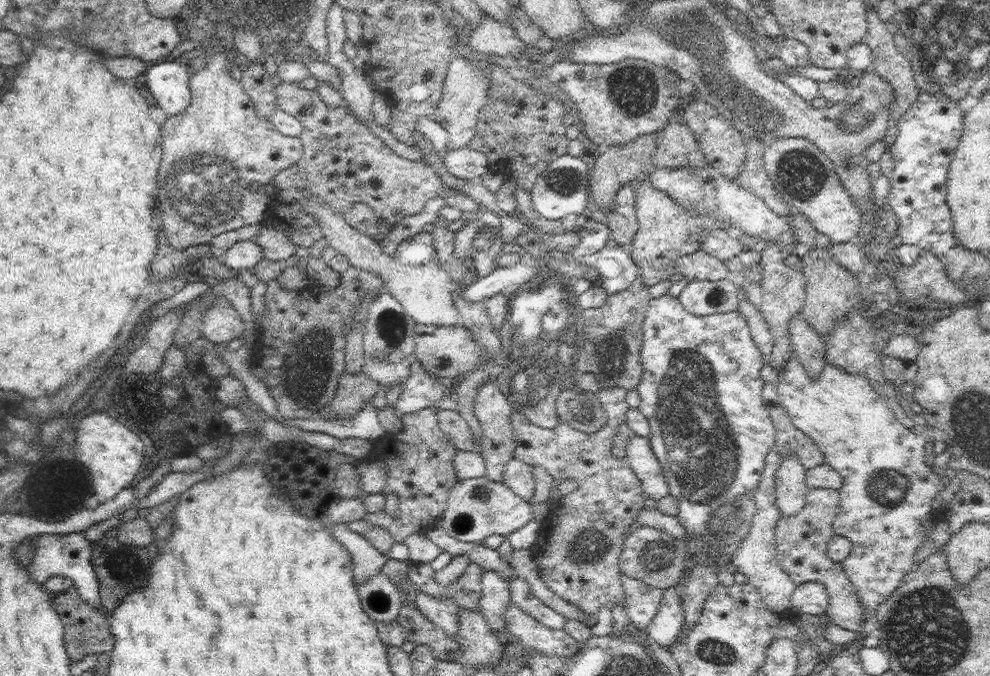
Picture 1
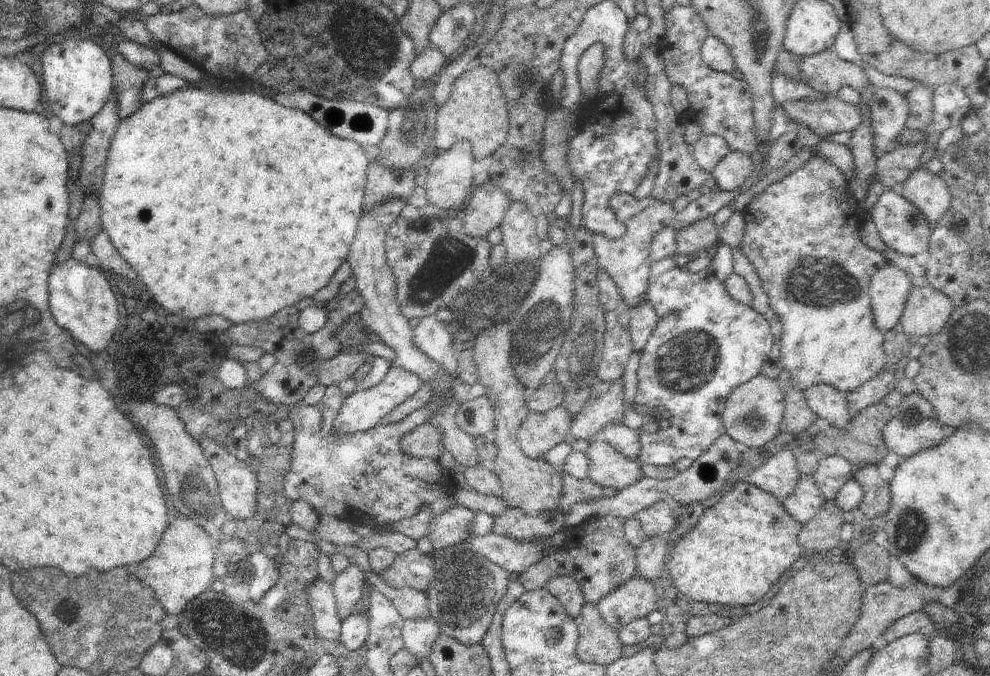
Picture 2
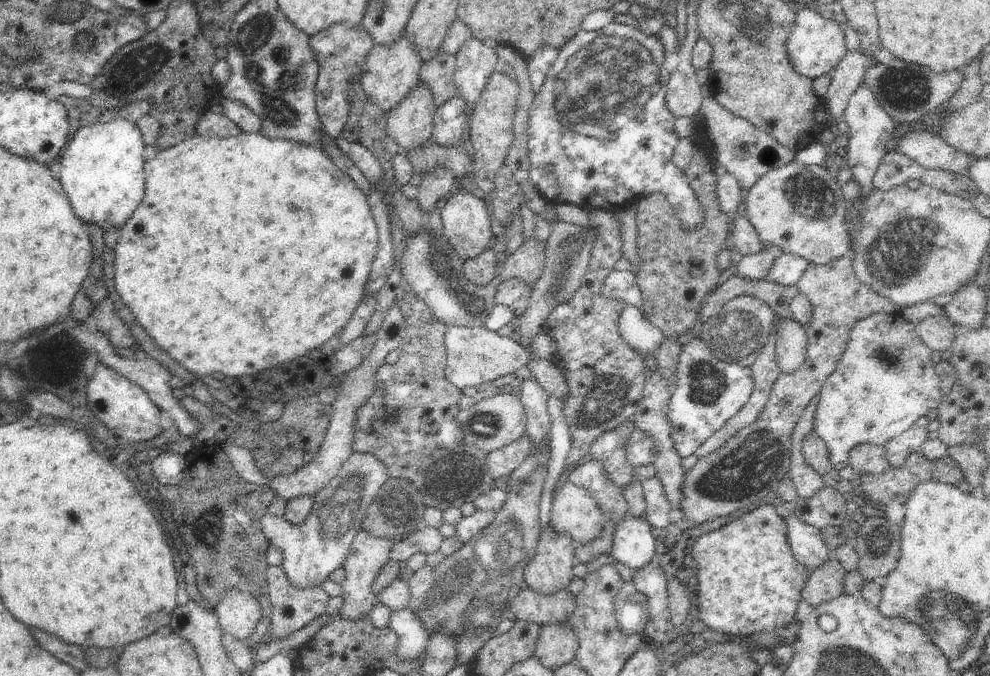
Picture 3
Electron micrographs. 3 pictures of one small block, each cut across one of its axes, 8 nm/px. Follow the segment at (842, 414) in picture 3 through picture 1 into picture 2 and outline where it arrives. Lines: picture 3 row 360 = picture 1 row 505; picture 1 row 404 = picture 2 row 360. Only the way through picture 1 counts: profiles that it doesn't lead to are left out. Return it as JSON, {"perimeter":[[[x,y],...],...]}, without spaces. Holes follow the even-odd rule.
{"perimeter":[[[814,155],[804,166],[768,185],[744,208],[746,228],[741,253],[756,269],[763,282],[759,287],[769,294],[770,306],[781,318],[783,368],[791,385],[803,392],[811,386],[830,385],[851,393],[879,375],[887,363],[887,331],[876,326],[868,292],[872,277],[888,260],[862,243],[859,231],[864,217],[849,203],[847,181],[836,165]]]}

